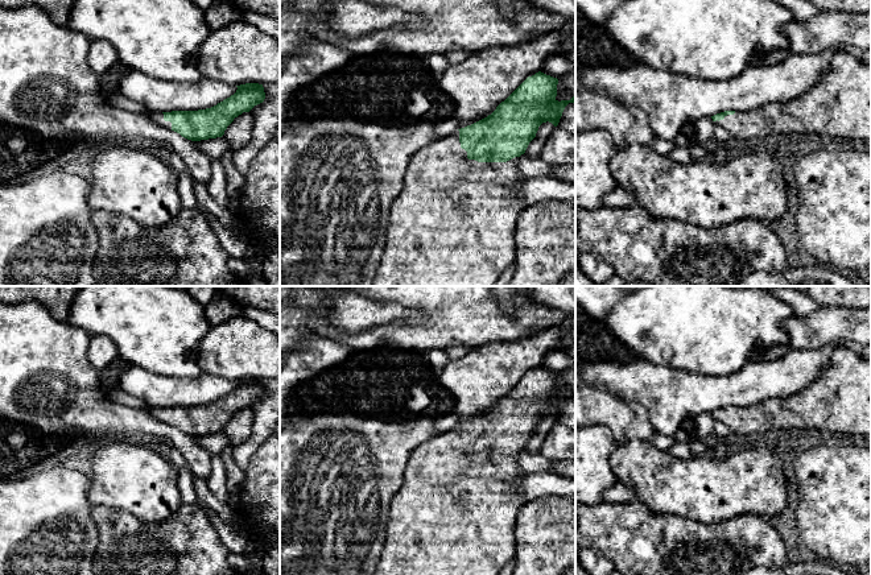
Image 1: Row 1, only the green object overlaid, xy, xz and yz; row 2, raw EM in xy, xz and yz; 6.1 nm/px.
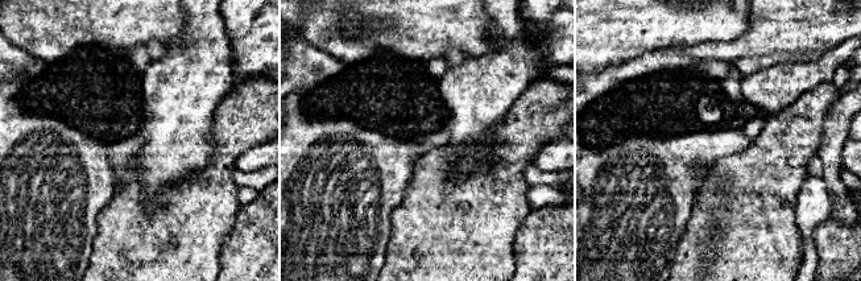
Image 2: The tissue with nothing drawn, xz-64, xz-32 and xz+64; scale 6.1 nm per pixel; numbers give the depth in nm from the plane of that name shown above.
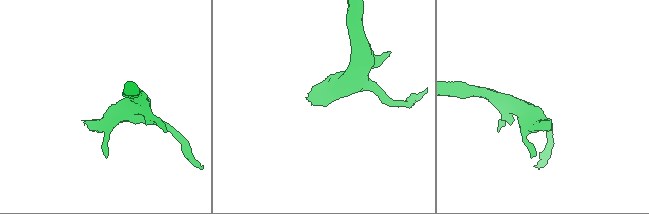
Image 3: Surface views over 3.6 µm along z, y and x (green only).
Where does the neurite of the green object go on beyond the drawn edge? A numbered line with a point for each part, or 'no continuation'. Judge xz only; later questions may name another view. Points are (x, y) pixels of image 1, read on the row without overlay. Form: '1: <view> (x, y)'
1: xz (455, 513)

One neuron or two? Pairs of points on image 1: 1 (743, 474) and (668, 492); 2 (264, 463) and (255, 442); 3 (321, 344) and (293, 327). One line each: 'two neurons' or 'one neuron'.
1: one neuron
2: two neurons
3: two neurons

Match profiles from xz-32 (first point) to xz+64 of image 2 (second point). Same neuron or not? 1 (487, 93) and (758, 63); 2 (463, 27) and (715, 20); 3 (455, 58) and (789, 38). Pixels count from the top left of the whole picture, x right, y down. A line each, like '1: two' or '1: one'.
1: two
2: two
3: two

